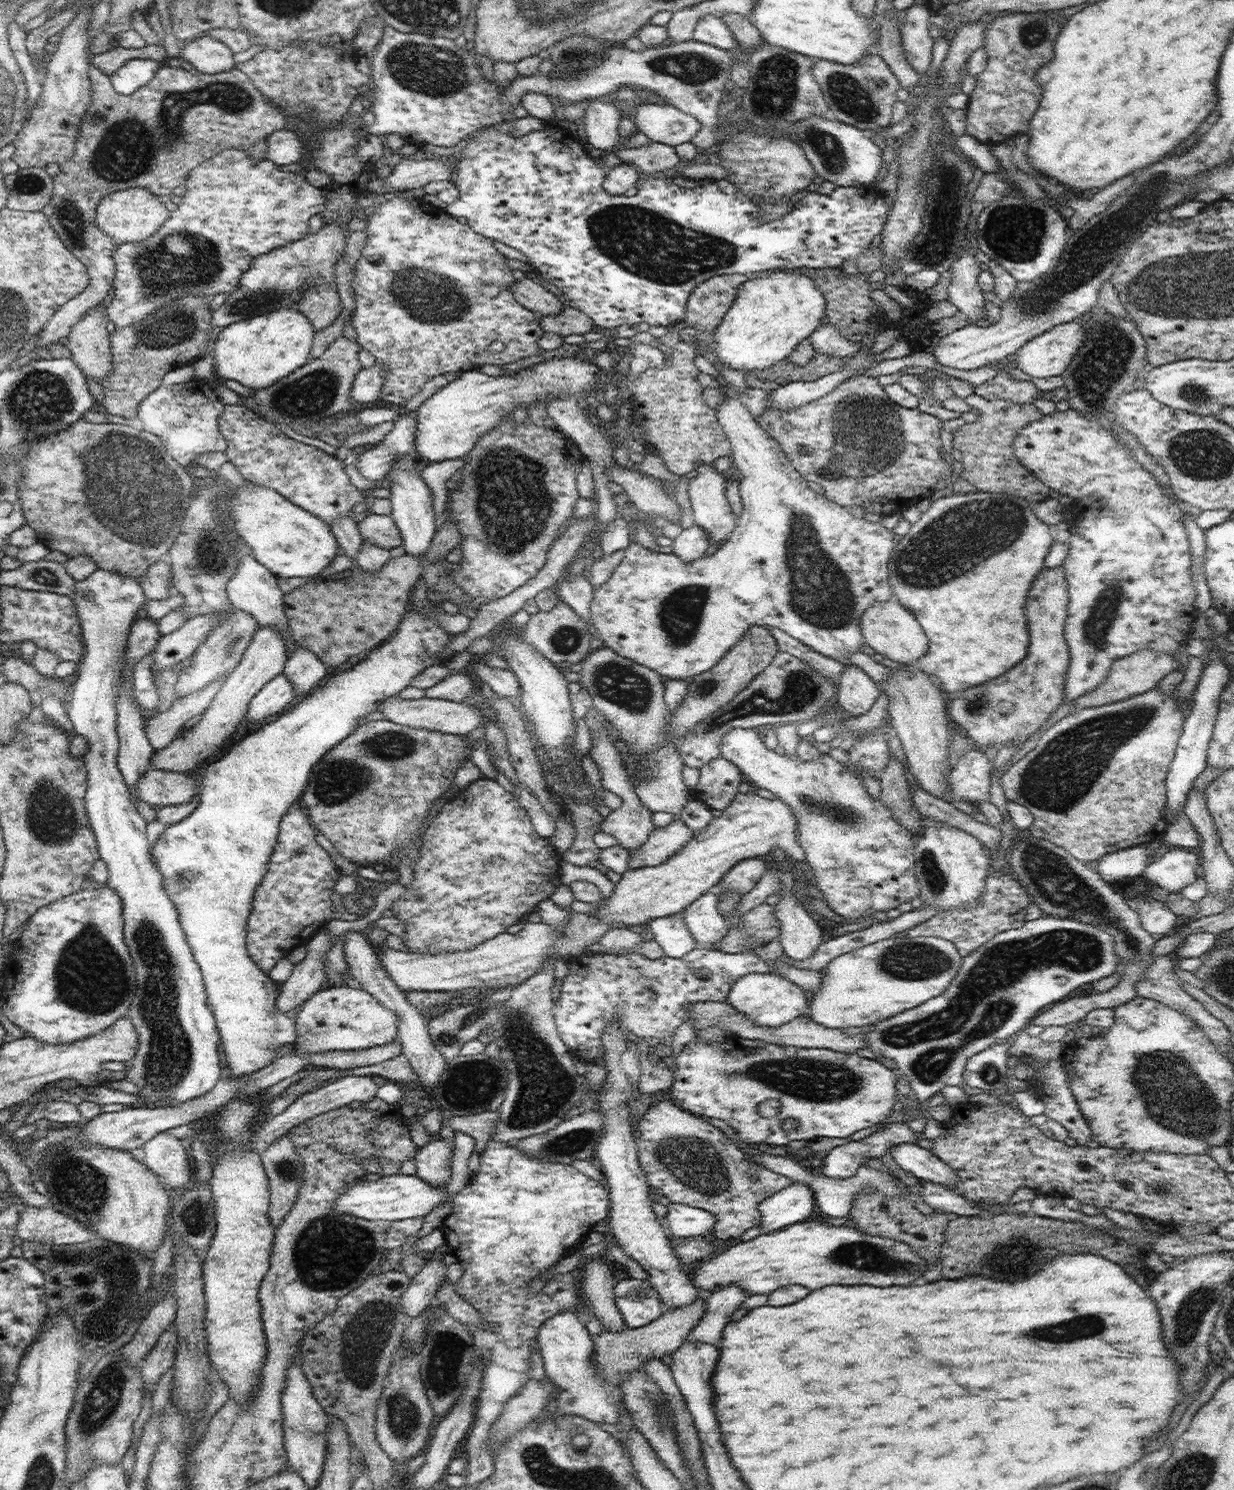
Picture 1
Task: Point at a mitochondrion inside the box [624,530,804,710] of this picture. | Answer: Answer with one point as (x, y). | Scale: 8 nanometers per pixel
(680, 612)

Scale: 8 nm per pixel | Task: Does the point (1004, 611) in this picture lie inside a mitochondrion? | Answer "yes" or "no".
no

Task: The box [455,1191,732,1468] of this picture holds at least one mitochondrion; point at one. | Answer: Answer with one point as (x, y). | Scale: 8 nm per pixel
(657, 1420)

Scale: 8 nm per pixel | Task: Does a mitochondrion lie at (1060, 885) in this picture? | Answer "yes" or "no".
yes

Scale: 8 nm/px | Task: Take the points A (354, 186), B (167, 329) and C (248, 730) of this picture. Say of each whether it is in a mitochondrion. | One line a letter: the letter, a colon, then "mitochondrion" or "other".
A: other
B: mitochondrion
C: other

